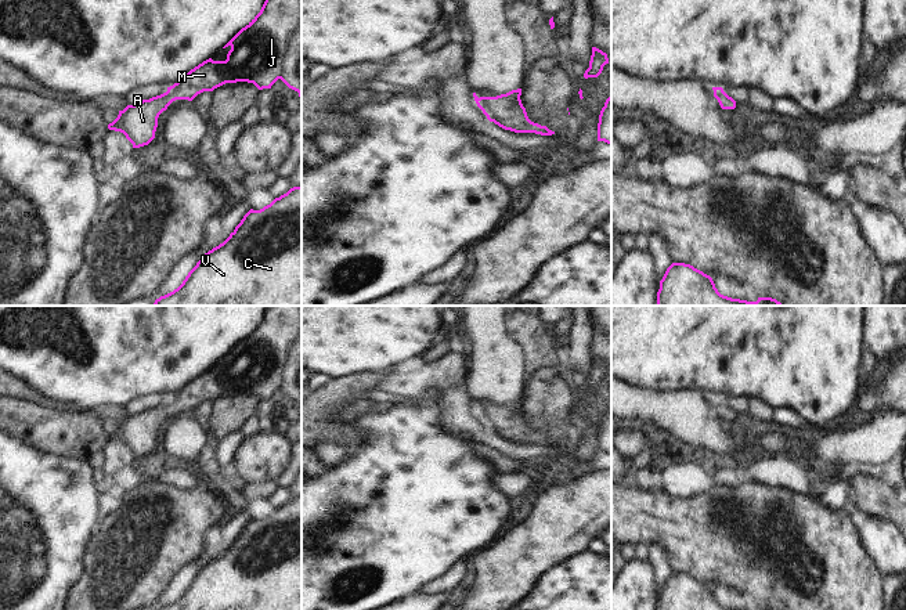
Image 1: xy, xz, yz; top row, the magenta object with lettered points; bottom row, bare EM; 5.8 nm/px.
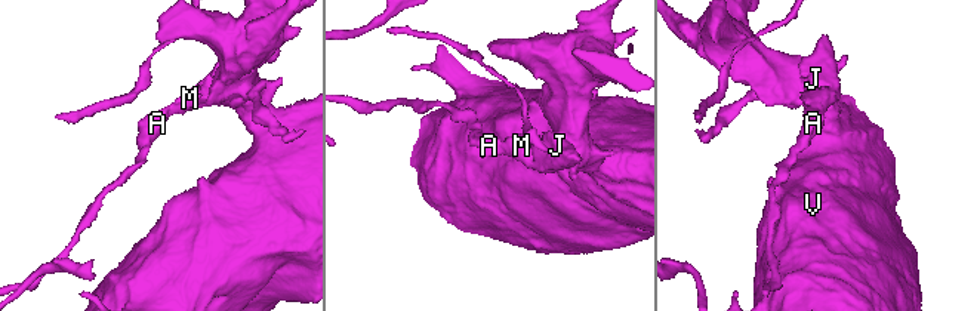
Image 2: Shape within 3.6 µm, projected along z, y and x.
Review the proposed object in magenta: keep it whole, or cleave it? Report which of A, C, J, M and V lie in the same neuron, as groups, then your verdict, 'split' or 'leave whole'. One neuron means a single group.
groups A C J M V; leave whole

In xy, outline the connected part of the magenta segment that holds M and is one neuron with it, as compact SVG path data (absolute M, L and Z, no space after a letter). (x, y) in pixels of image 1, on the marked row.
M266 0L260 12L242 28L223 48L231 47L225 61L203 61L167 91L127 105L118 118L108 124L109 130L120 131L133 148L148 145L155 138L159 115L176 100L192 101L203 91L213 91L225 83L248 82L259 90L271 89L281 79L302 98L302 0Z

